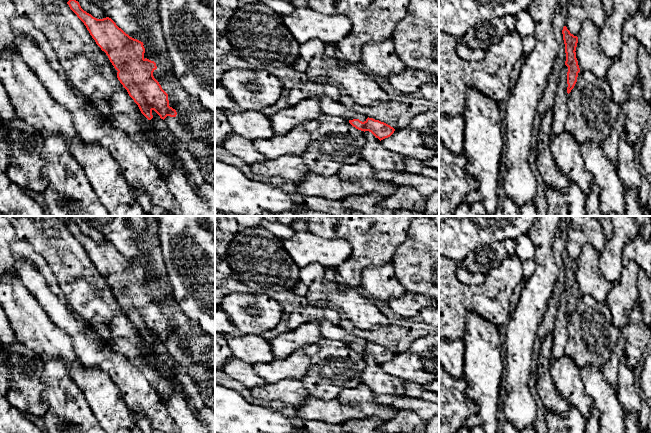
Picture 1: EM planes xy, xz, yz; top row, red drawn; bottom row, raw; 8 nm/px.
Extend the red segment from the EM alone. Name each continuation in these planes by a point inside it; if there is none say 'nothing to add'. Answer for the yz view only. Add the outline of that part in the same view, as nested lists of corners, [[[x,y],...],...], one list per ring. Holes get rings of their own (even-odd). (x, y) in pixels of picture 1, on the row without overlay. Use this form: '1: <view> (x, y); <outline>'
nothing to add

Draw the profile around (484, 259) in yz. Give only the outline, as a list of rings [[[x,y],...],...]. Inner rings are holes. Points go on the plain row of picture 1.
[[[506,239],[492,242],[472,251],[462,261],[461,265],[470,273],[487,275],[501,263],[516,254],[516,240]]]

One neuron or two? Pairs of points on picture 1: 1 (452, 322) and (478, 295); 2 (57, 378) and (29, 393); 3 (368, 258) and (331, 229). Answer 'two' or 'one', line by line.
1: one
2: two
3: one

